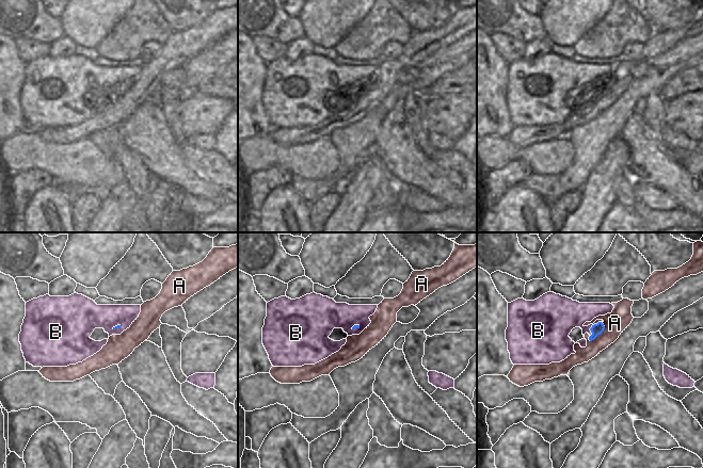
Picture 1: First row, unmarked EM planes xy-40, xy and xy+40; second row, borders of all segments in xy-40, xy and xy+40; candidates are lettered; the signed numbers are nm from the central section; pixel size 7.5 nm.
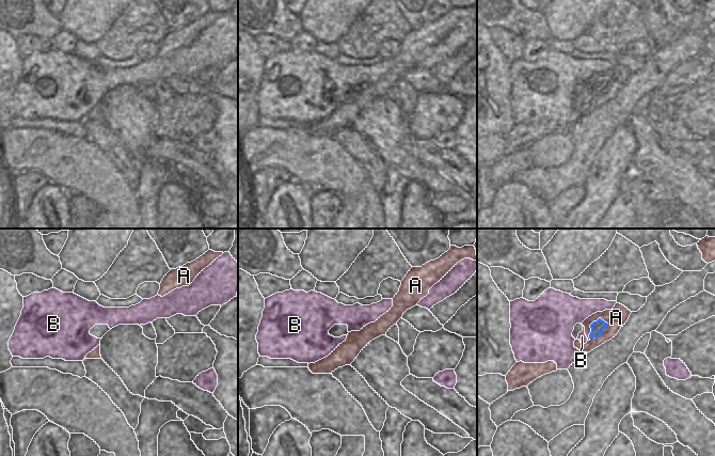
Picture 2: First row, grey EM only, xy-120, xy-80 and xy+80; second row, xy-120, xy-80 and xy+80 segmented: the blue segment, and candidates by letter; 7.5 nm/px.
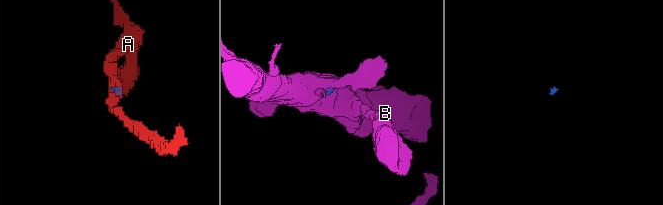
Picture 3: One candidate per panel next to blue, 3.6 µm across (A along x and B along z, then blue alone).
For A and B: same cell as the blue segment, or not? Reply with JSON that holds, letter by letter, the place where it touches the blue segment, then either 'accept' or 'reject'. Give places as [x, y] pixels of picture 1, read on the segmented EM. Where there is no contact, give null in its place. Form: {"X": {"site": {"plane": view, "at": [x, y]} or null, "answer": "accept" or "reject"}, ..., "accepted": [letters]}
{"A": {"site": {"plane": "xy+40", "at": [601, 333]}, "answer": "accept"}, "B": {"site": {"plane": "xy+40", "at": [591, 327]}, "answer": "reject"}, "accepted": ["A"]}

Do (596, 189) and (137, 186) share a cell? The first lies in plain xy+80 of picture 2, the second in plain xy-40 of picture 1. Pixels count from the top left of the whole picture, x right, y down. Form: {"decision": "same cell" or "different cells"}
{"decision": "different cells"}

